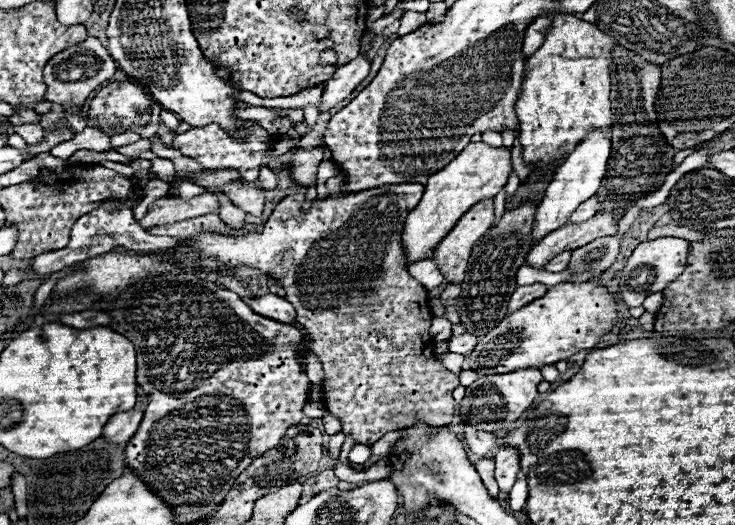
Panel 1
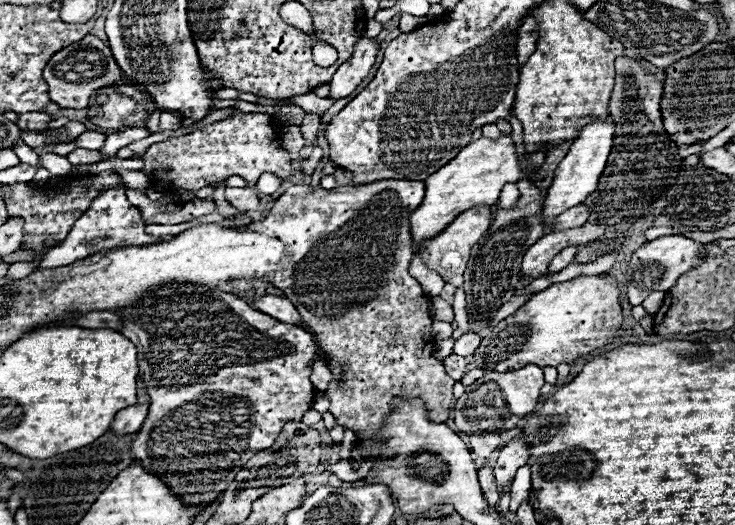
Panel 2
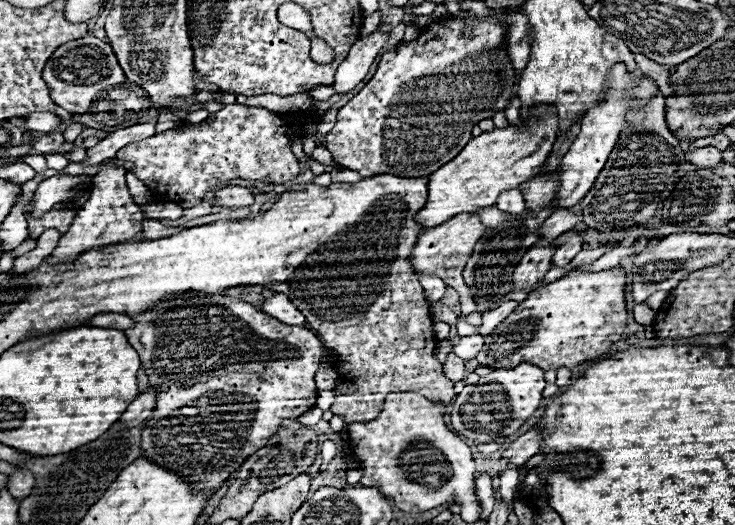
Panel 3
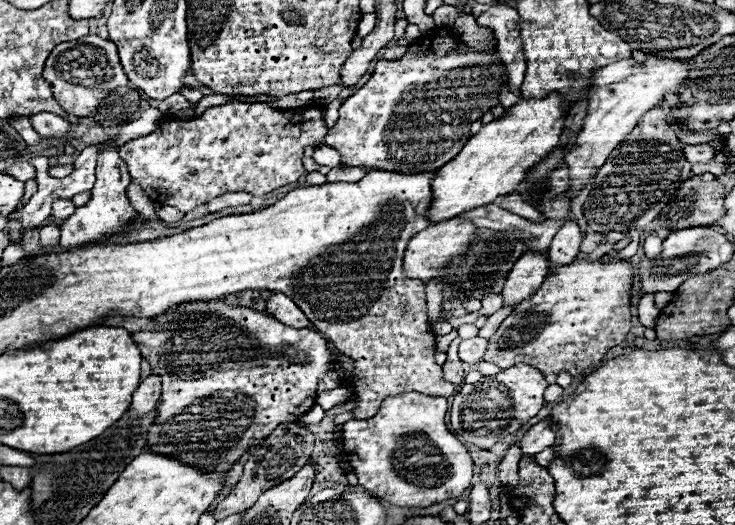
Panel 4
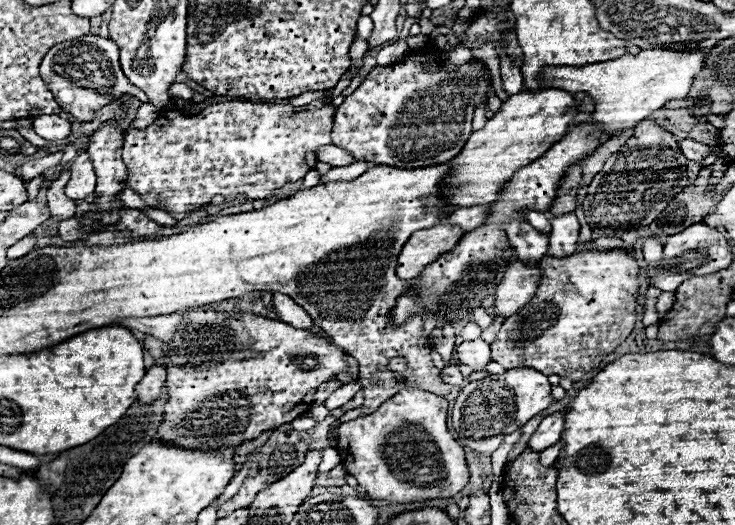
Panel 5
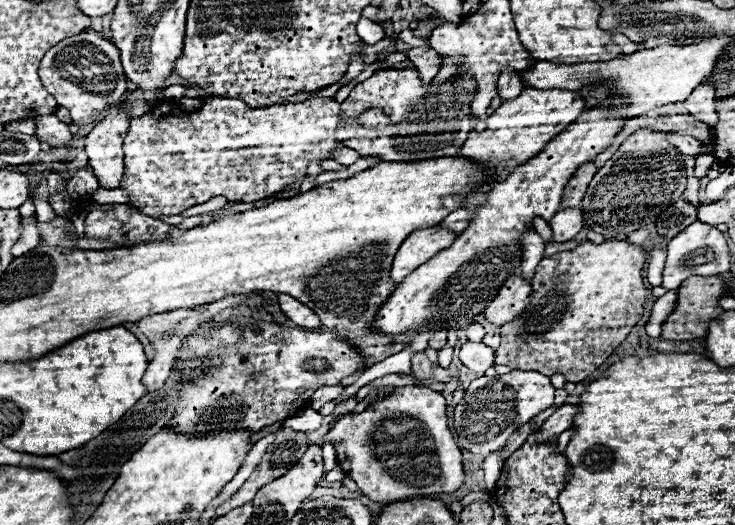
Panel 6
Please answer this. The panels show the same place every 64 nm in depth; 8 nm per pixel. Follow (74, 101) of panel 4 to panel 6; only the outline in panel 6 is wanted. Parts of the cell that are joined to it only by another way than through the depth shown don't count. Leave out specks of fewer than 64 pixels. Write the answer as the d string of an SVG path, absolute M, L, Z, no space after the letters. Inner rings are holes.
M84 32L64 42L58 42L46 52L38 68L40 80L46 90L56 98L58 106L68 108L74 124L84 126L96 122L98 114L122 94L128 92L128 80L120 64L120 50L96 32ZM102 74L102 76L96 76ZM100 80L100 82L98 82ZM102 86L102 88L100 88Z

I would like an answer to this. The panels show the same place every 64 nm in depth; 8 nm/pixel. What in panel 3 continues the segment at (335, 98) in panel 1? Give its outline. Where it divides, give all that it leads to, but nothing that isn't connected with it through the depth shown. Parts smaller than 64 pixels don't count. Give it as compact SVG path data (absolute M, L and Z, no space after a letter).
M380 24L378 32L354 42L348 58L338 66L338 70L334 74L332 86L334 86L336 94L348 94L350 90L356 88L356 84L360 84L364 80L374 58L378 56L378 52L382 50L382 46L388 40L388 32L382 32L384 28L386 28L386 24Z

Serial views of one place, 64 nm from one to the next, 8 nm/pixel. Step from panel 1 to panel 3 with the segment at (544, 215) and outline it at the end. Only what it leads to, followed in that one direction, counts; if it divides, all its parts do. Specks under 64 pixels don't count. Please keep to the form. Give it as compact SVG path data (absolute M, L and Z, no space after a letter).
M624 64L612 66L612 70L610 70L610 90L608 90L604 102L598 104L596 108L588 110L588 114L582 120L582 130L580 130L578 138L570 146L568 154L562 158L562 164L560 164L560 186L558 186L558 192L554 196L554 206L572 208L574 204L578 204L590 192L590 188L594 186L600 170L604 168L604 164L608 160L608 154L612 152L620 132L624 128L628 128L628 122L624 120L624 114L628 112L628 106L644 104L656 92L658 92L658 86L656 86L656 82L650 76L646 76L636 86L636 82L630 78L630 74L628 74Z

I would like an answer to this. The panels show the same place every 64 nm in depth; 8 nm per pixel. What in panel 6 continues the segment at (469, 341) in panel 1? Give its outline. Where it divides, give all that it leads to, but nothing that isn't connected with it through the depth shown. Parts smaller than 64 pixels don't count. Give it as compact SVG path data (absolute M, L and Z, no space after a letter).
M466 342L460 348L460 360L476 374L484 374L494 364L494 350L482 342Z

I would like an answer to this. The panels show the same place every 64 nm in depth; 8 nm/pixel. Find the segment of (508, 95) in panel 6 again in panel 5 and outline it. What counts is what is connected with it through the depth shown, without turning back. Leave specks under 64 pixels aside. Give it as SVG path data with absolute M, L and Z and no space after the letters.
M502 52L502 58L500 58L500 74L502 74L502 82L504 82L504 90L512 96L512 94L518 94L522 90L522 70L520 70L520 64L516 64L510 56L506 56Z

